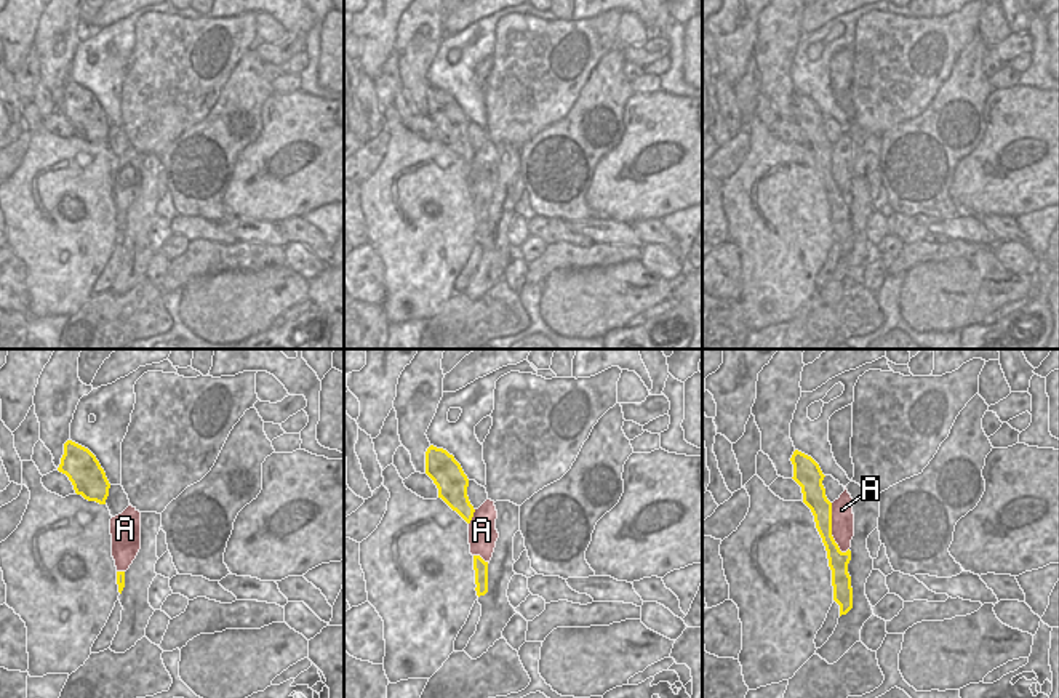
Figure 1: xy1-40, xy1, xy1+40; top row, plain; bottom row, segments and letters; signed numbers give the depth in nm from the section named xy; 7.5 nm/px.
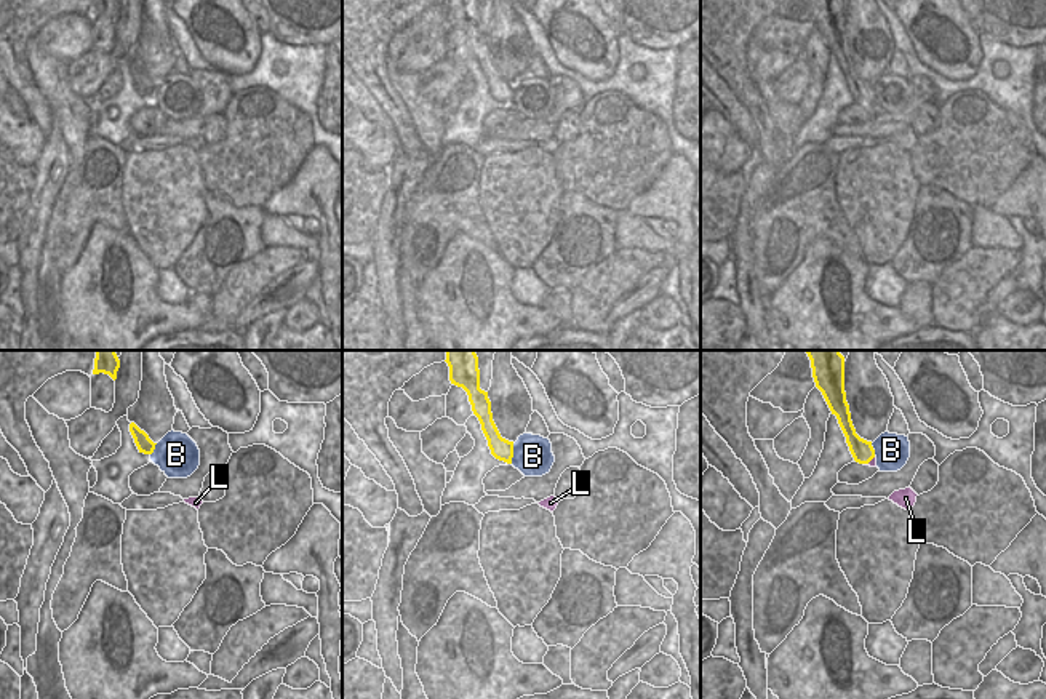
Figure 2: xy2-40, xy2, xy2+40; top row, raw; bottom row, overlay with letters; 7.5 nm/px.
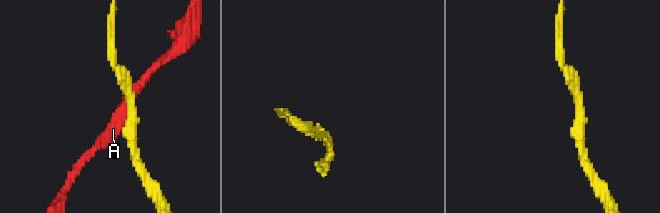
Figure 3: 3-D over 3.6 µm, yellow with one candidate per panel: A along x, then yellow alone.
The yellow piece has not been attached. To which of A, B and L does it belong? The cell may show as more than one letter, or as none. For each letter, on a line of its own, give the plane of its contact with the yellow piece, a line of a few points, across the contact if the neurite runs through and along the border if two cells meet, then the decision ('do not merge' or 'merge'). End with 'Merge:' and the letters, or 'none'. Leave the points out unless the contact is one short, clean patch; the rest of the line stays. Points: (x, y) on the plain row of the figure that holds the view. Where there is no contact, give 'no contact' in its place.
A: contact in xy1+40; do not merge
B: contact in xy2; line xy2 (514, 85), (511, 104); do not merge
L: contact in xy2+40; line xy2+40 (862, 93), (869, 103), (872, 104); merge
Merge: L

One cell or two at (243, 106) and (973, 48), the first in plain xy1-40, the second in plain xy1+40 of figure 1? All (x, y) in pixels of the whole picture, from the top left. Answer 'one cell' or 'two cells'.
one cell

